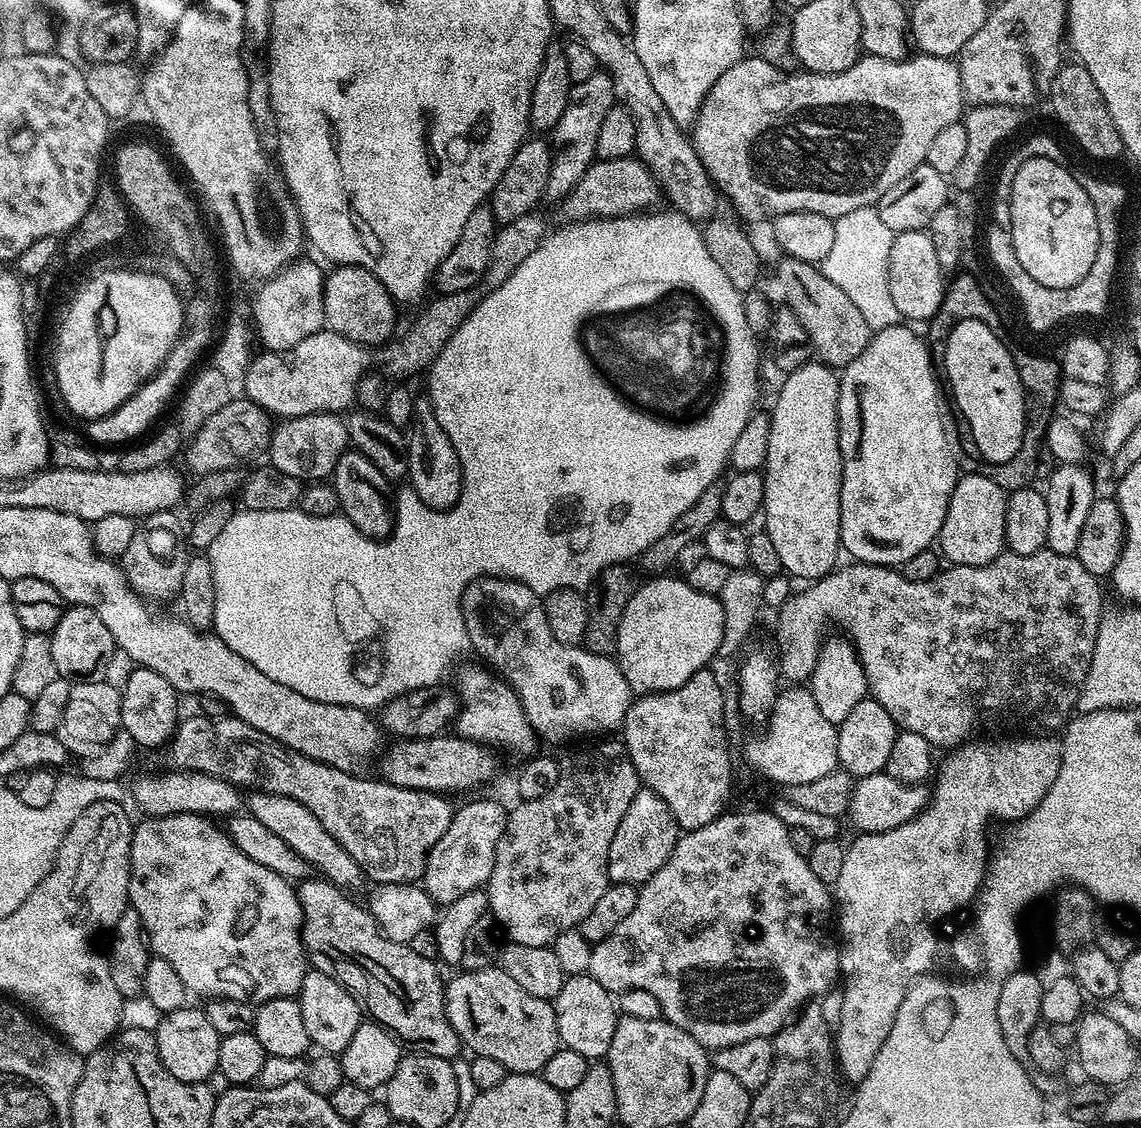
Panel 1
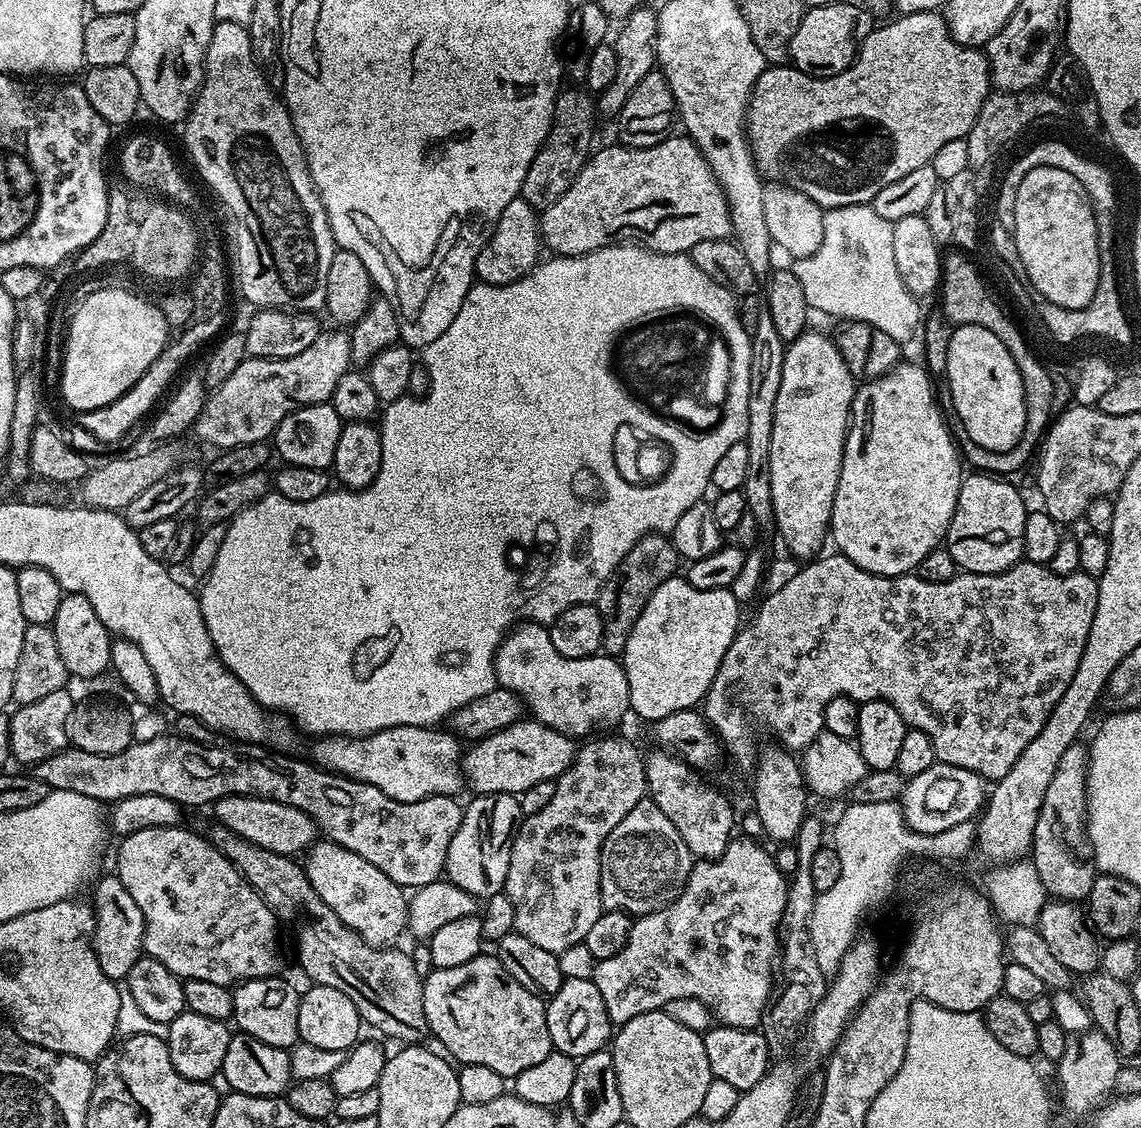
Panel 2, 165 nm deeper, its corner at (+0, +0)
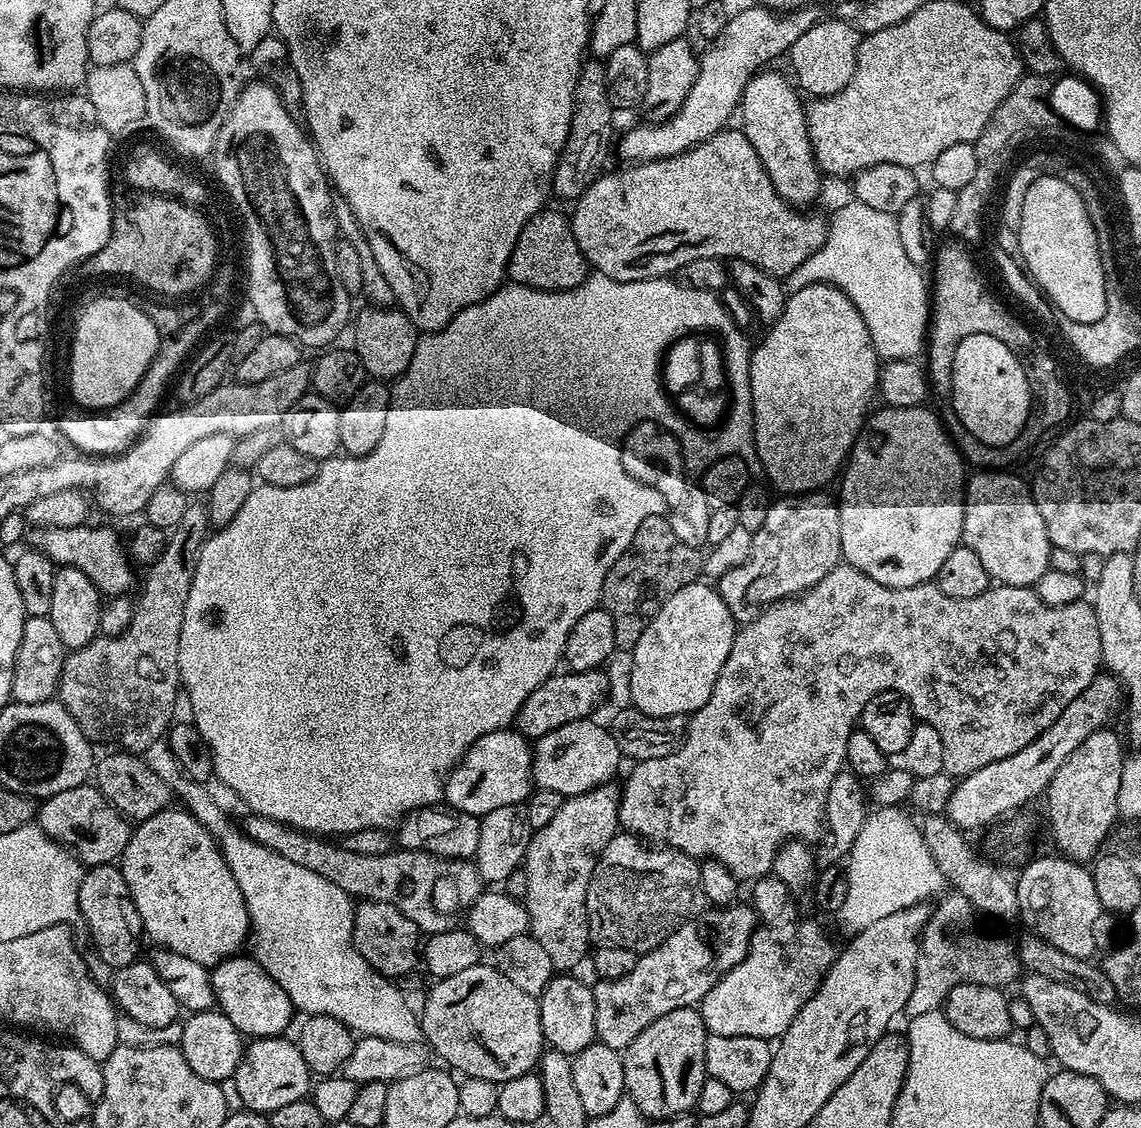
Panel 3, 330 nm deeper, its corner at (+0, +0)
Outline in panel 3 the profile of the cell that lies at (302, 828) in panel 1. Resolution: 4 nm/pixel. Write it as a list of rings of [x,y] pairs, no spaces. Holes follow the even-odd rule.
[[[360,900],[352,913],[354,926],[352,927],[352,945],[366,958],[368,965],[376,972],[381,972],[389,978],[404,976],[418,968],[418,961],[422,956],[422,933],[420,927],[402,910],[390,906],[386,902],[377,900]]]

